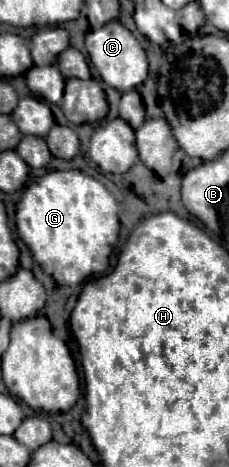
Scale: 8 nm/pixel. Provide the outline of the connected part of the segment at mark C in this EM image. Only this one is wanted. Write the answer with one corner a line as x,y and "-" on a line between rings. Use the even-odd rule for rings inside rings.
109,21
101,29
89,31
85,37
85,47
91,63
95,65
101,79
109,87
123,93
135,89
147,79
147,67
149,67
147,55
139,45
139,41
133,37
133,33
127,27
123,27
119,21

